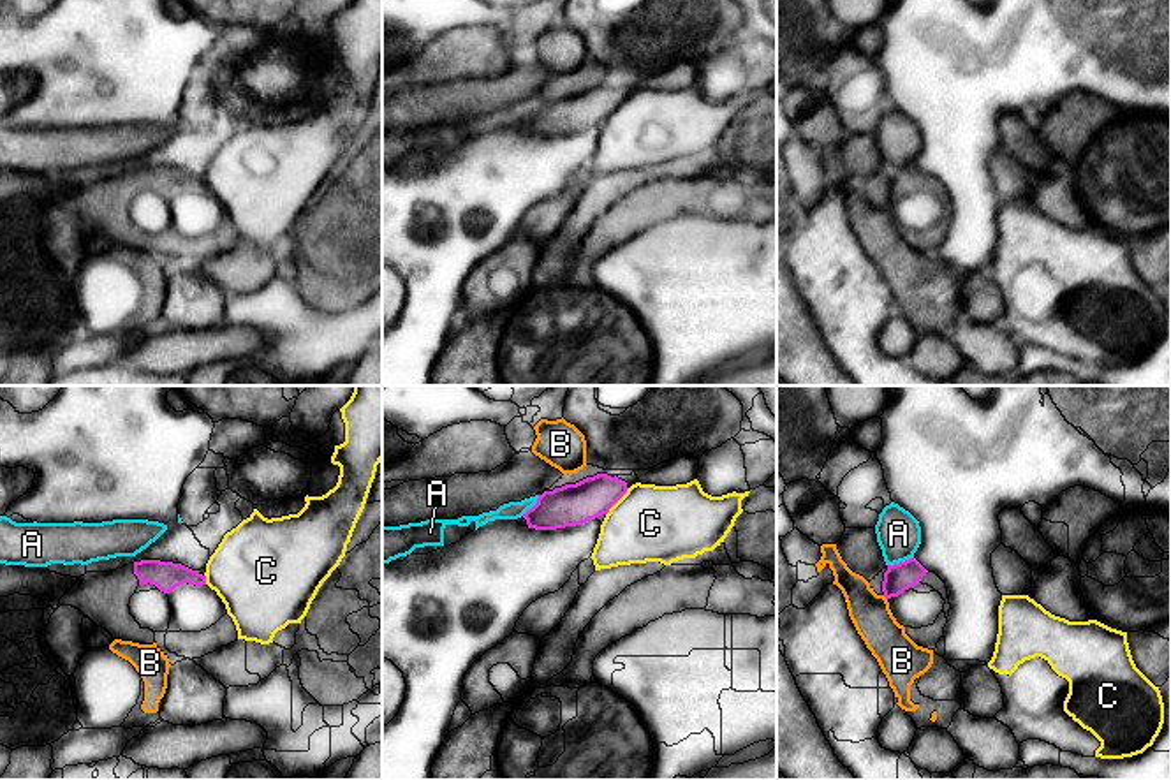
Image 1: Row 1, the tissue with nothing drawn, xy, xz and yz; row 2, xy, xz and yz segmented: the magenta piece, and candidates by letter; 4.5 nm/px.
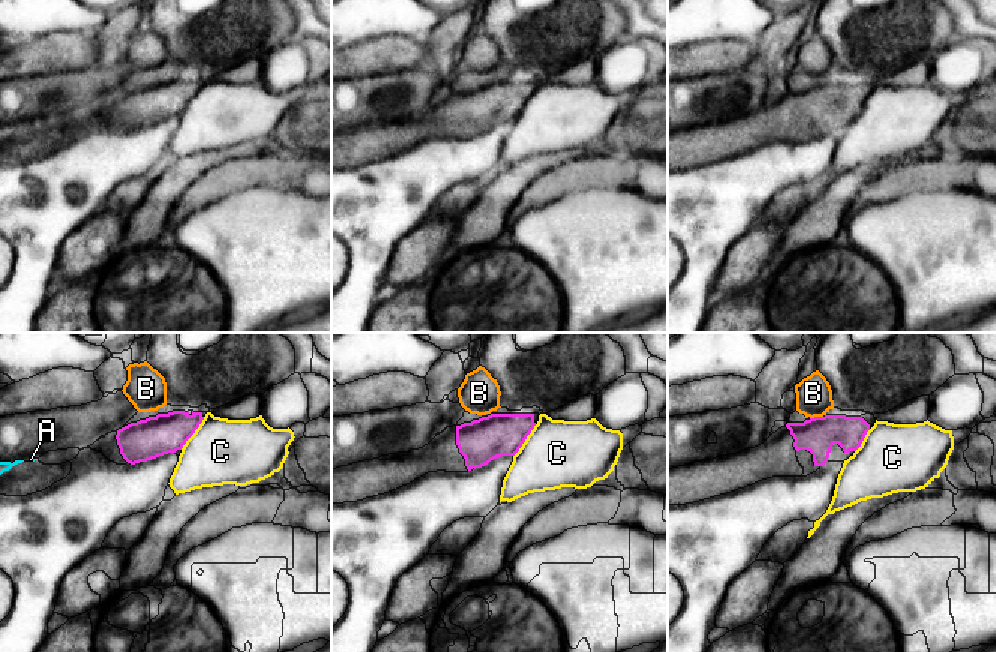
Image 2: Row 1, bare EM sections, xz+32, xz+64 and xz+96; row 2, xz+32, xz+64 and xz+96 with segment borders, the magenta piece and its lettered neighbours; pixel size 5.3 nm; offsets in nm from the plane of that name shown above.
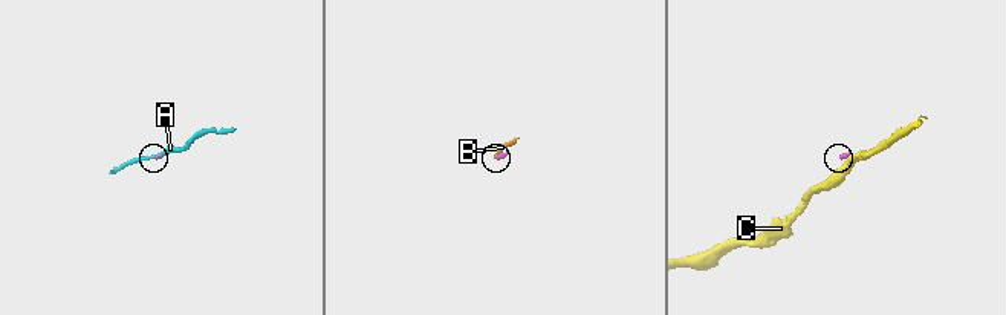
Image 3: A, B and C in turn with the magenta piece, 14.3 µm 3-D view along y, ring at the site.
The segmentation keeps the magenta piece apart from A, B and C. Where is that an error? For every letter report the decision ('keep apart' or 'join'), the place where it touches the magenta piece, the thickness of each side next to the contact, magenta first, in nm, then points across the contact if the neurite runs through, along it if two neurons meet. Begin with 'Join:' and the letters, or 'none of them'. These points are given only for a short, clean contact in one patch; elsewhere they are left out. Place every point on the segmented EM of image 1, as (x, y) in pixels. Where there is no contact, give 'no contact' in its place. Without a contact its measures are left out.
Join: none of them
A: keep apart; contact yz (900, 562); calibres 130 and 200 nm; border yz (913, 557), (888, 566)
B: keep apart; no contact
C: keep apart; contact xz (617, 500); calibres 190 and 360 nm; border xz (629, 488), (606, 515)

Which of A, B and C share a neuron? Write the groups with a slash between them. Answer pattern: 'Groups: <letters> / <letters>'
Groups: A / B / C

